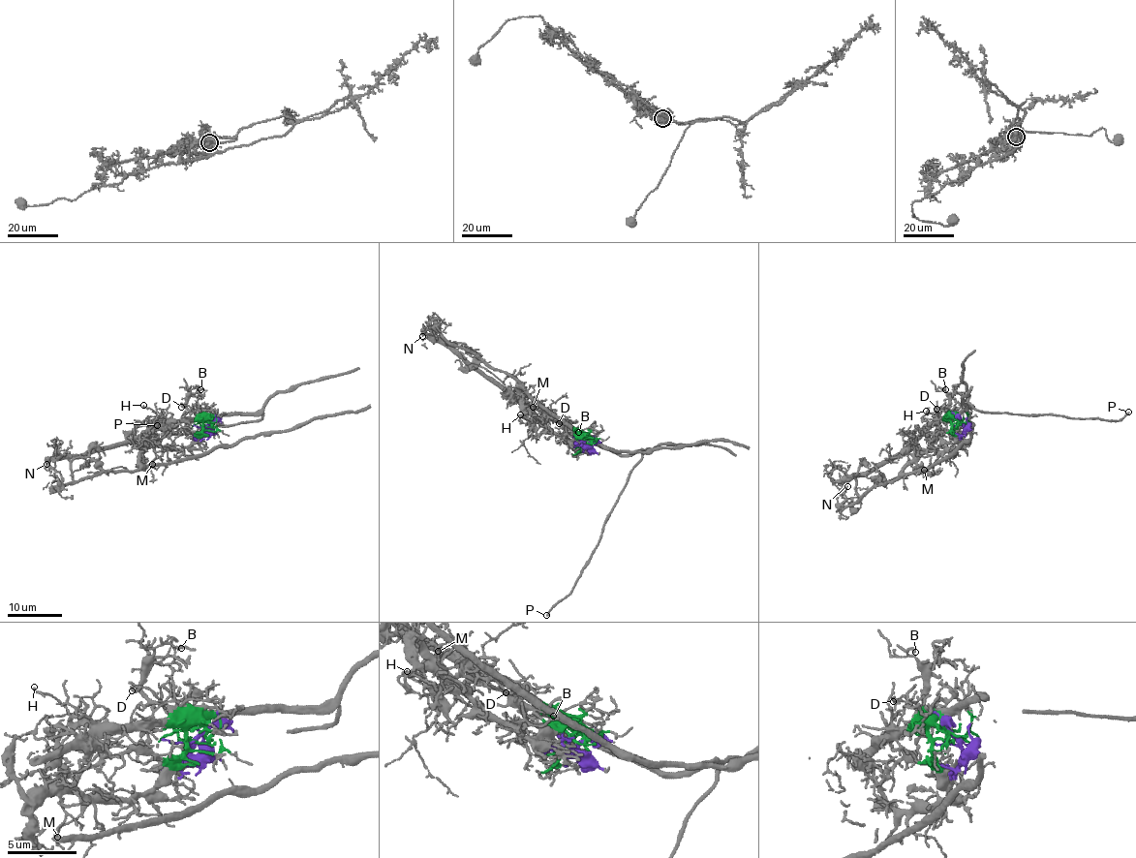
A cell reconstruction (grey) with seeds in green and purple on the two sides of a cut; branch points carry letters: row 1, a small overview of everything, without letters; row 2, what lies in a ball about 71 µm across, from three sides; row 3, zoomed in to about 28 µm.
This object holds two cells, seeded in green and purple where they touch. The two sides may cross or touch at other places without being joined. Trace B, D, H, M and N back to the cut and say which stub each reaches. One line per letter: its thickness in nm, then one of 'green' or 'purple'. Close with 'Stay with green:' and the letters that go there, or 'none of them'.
B: 140 nm thick; green
D: 190 nm thick; green
H: 110 nm thick; green
M: 120 nm thick; purple
N: 130 nm thick; green
Stay with green: B, D, H, N

